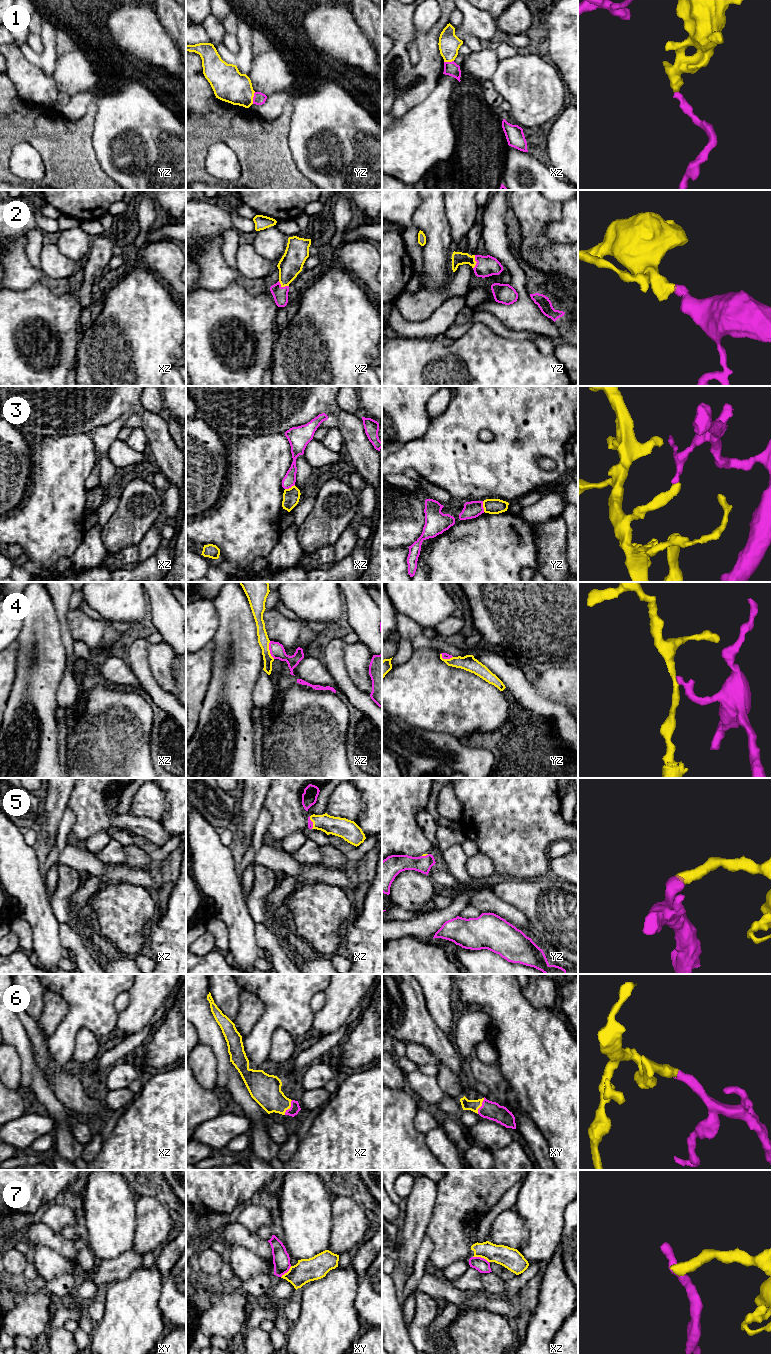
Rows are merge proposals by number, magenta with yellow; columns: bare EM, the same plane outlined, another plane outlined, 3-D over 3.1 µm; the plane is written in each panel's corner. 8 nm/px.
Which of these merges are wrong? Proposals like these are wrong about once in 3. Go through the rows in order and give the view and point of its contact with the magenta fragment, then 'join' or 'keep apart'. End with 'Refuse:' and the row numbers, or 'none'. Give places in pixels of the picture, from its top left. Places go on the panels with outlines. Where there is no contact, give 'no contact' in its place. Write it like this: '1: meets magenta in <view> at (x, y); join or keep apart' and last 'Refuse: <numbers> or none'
1: meets magenta in yz at (253, 98); keep apart
2: meets magenta in xz at (283, 287); join
3: meets magenta in yz at (482, 506); keep apart
4: meets magenta in xz at (269, 649); keep apart
5: meets magenta in xz at (312, 822); join
6: meets magenta in xz at (290, 1107); join
7: meets magenta in xz at (481, 1258); keep apart
Refuse: 1, 3, 4, 7

